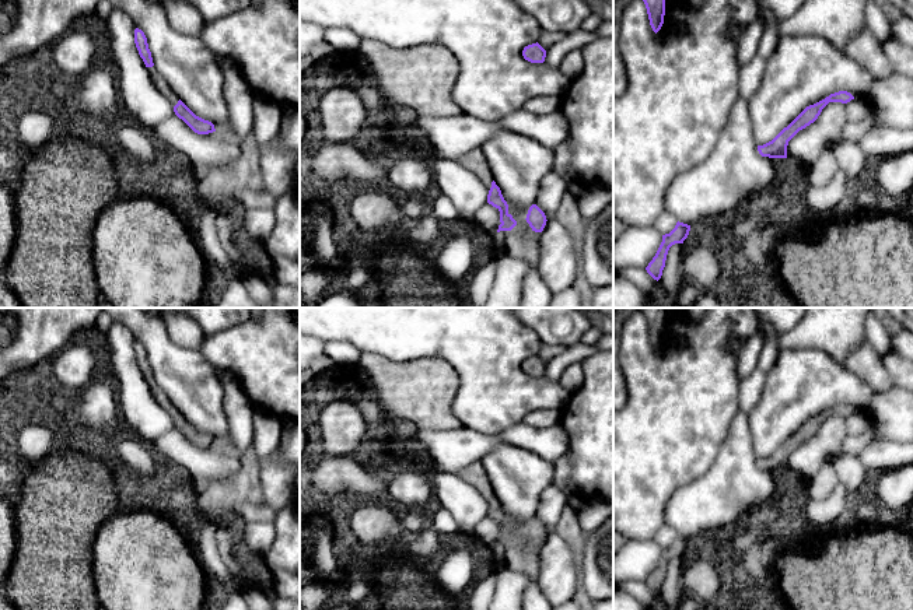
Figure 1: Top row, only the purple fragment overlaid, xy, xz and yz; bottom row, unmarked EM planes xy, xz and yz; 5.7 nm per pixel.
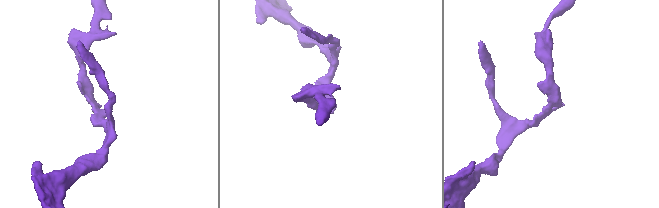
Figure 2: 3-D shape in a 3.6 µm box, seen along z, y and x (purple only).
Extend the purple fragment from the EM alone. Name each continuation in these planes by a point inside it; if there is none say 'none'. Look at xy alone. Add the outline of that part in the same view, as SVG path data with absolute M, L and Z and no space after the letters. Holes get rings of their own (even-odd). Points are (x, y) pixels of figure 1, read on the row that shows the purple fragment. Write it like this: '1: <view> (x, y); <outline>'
1: xy (160, 83); M147 67L150 77L155 88L175 106L179 101L178 95L172 91L168 83L160 76L160 73L153 67Z

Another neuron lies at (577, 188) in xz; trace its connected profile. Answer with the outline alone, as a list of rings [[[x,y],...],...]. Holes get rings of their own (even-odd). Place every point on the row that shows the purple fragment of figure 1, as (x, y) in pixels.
[[[567,140],[555,150],[555,172],[566,180],[569,192],[577,201],[588,192],[590,186],[571,168],[571,151]]]

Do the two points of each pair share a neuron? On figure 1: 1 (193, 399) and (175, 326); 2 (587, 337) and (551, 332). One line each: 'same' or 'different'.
1: different
2: different

